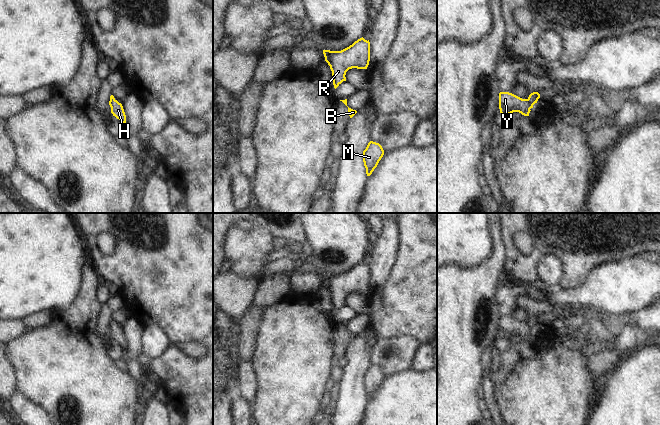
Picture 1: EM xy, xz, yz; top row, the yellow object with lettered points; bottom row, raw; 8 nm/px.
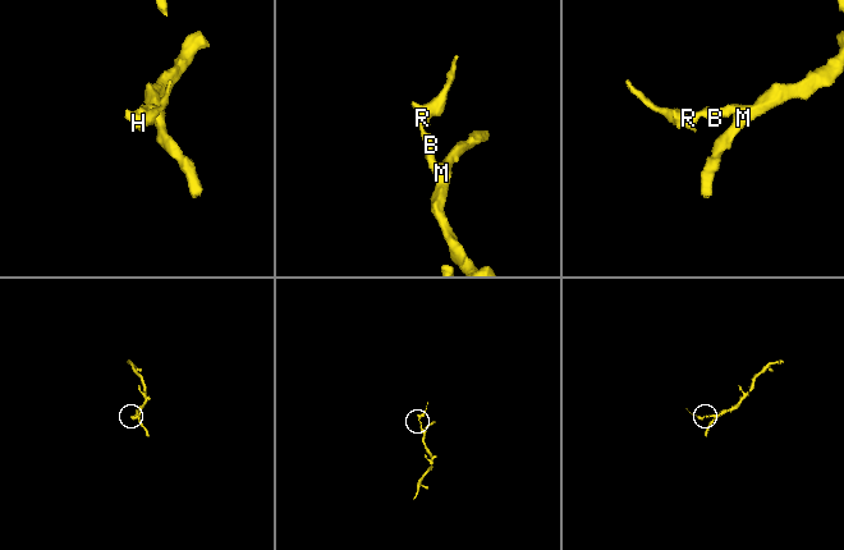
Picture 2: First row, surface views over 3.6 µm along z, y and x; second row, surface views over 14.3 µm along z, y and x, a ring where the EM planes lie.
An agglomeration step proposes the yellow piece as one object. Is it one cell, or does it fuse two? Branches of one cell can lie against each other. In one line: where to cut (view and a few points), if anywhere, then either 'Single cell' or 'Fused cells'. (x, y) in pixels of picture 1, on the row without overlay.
No split. Single cell.

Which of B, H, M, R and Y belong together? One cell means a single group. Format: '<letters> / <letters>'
B H M R Y

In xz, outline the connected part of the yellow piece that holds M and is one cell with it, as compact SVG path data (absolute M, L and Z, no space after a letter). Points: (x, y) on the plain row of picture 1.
M373 365L368 367L366 373L363 375L363 386L367 400L372 398L383 379L384 374L379 367Z

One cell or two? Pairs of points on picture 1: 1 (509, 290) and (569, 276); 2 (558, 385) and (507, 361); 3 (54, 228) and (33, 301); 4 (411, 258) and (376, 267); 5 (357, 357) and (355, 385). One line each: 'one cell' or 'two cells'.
1: two cells
2: two cells
3: one cell
4: two cells
5: one cell

